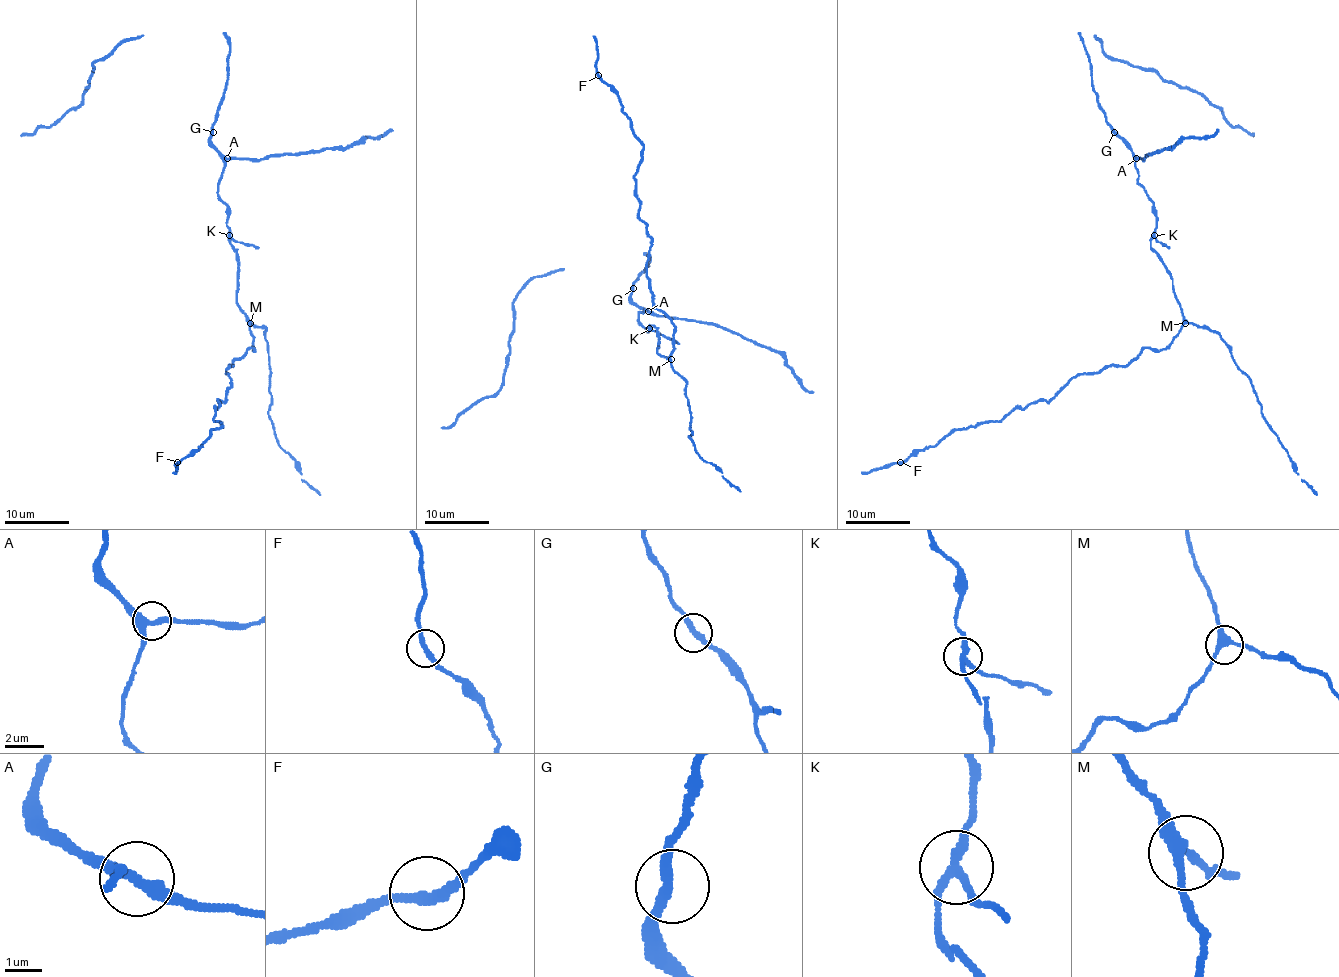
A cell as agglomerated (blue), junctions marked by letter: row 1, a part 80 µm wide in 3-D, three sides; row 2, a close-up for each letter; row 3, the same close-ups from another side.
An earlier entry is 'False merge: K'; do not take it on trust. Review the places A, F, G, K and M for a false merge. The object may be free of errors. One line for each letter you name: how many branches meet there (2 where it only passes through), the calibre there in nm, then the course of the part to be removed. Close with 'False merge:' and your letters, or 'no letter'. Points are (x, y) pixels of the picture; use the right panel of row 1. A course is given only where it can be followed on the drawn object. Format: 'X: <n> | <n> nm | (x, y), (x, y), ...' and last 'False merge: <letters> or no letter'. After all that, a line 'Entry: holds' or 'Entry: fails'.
K: 3 | 240 nm | (1154, 236), (1169, 249)
False merge: K
Entry: holds

